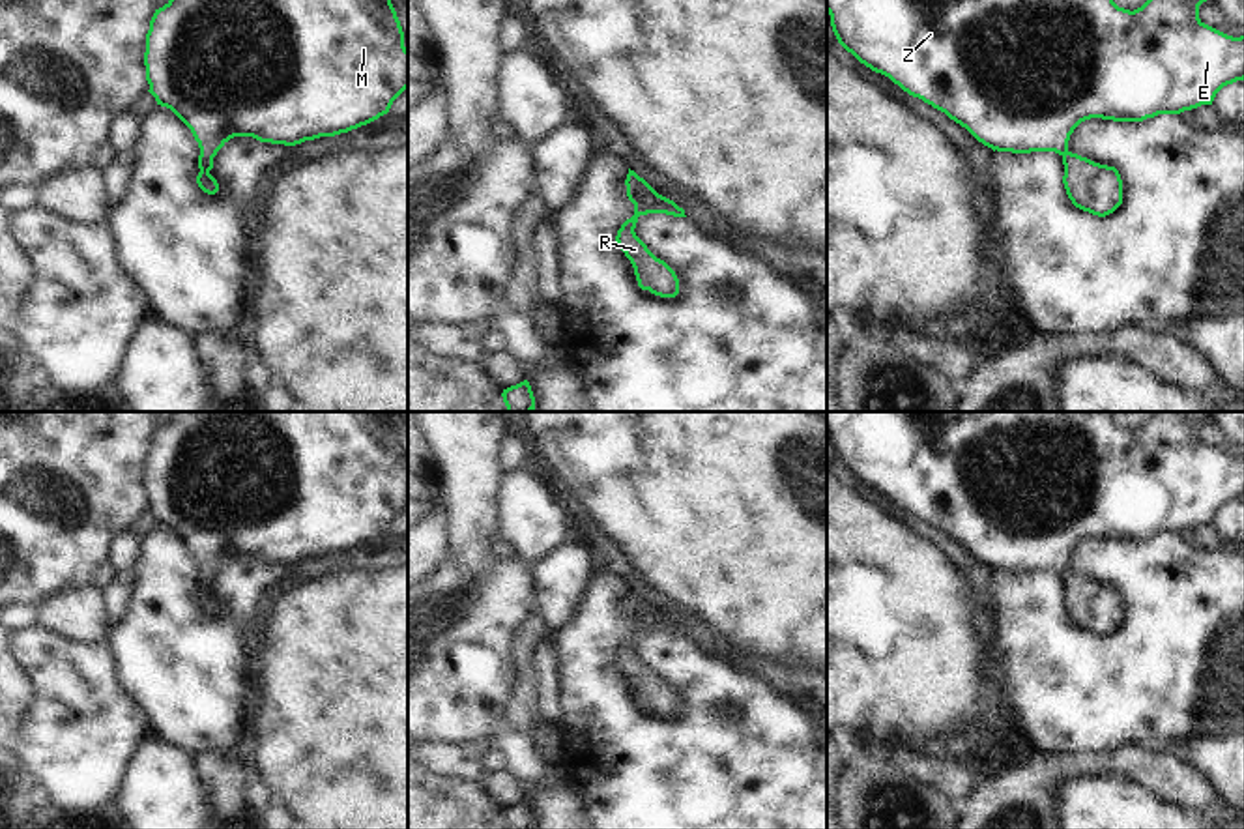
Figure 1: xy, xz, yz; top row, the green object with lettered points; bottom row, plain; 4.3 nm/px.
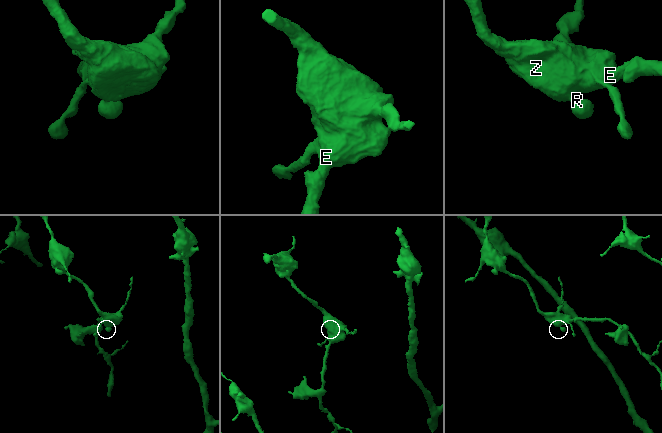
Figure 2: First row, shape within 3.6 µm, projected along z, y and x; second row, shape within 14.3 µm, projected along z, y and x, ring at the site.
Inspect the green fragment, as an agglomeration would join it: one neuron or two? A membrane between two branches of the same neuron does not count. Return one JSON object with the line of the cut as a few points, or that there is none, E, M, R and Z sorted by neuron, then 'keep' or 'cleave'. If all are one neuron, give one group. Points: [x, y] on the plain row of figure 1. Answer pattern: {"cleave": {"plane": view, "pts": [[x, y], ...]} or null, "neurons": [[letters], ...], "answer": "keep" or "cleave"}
{"cleave": null, "neurons": [["E", "M", "R", "Z"]], "answer": "keep"}

